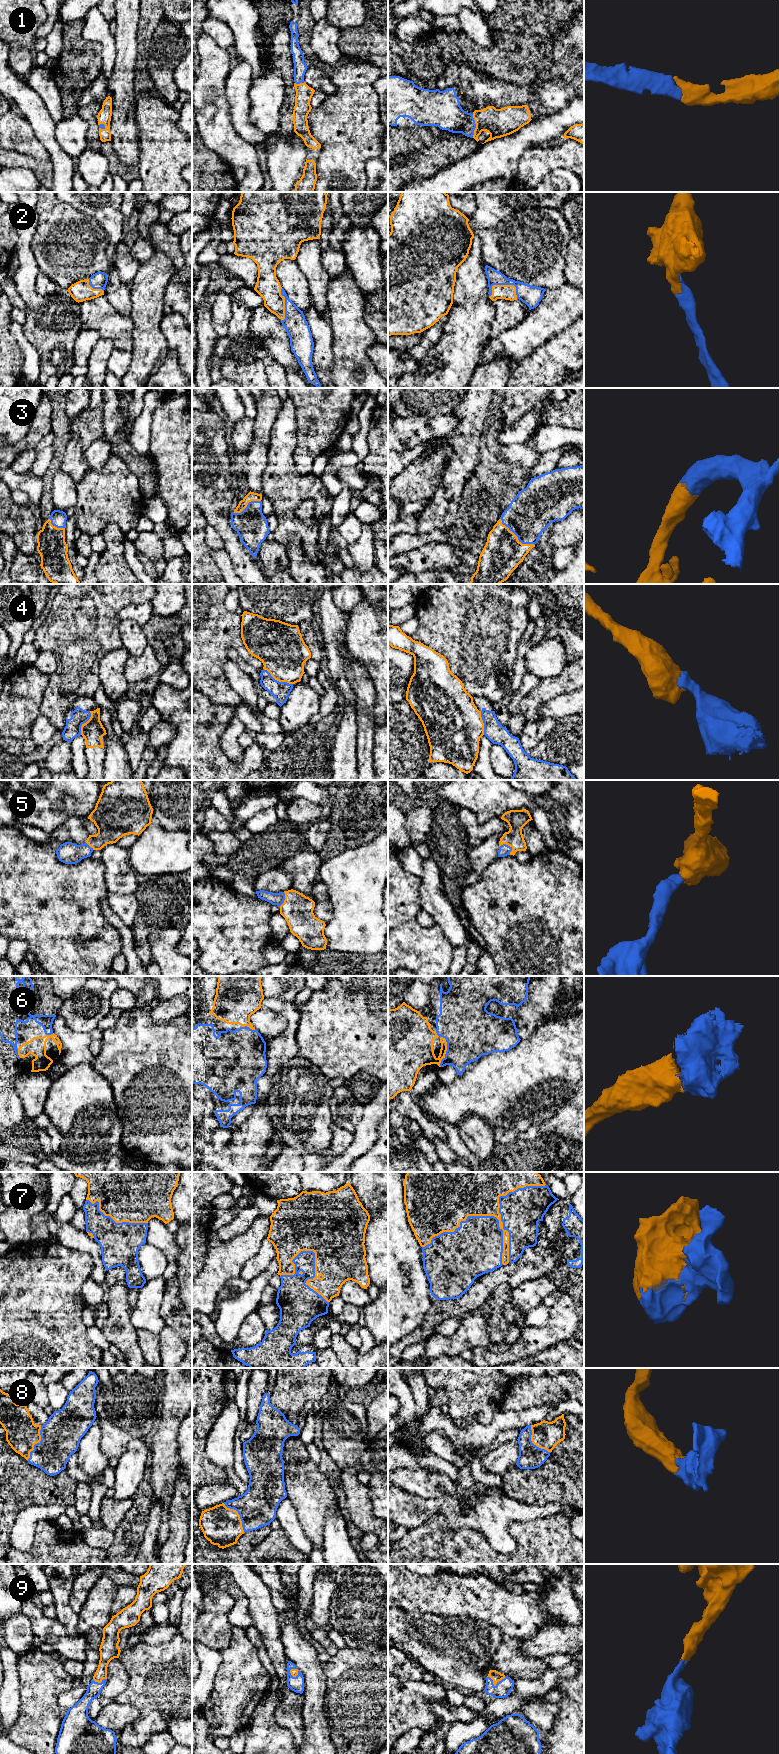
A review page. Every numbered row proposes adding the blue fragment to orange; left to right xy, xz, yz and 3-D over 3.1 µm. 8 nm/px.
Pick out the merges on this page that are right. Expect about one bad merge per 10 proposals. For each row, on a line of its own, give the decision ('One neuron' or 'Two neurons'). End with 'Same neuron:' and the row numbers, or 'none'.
1: One neuron
2: One neuron
3: One neuron
4: Two neurons
5: One neuron
6: One neuron
7: One neuron
8: One neuron
9: One neuron
Same neuron: 1, 2, 3, 5, 6, 7, 8, 9

